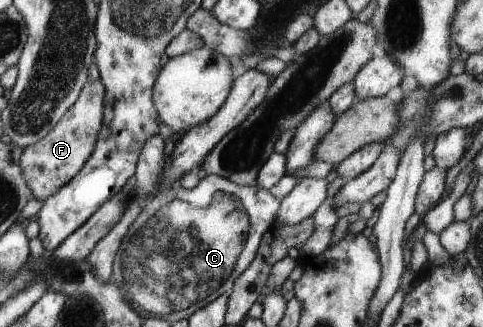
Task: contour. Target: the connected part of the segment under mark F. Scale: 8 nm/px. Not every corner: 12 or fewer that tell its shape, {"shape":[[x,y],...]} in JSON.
{"shape":[[87,81],[55,126],[22,149],[31,197],[85,164],[104,116],[104,86]]}

